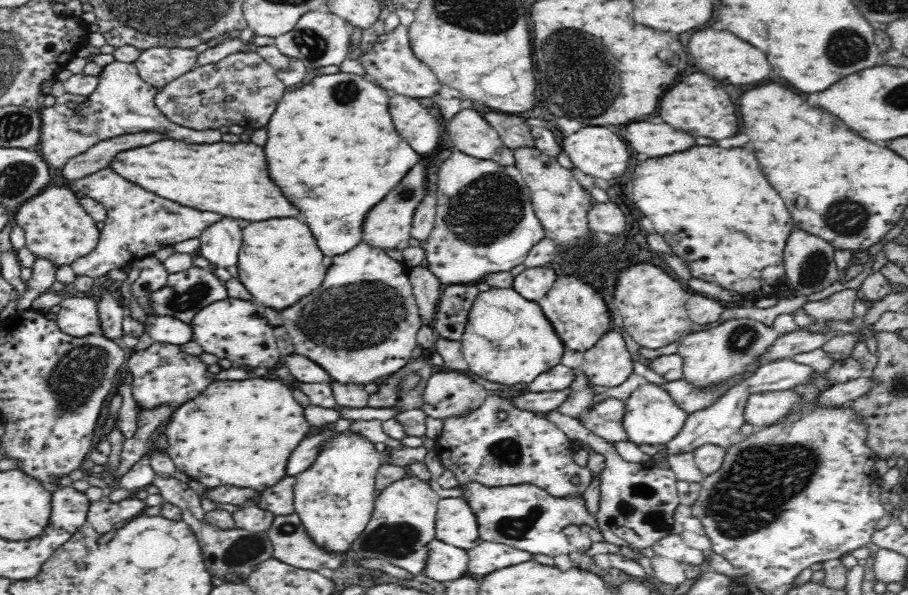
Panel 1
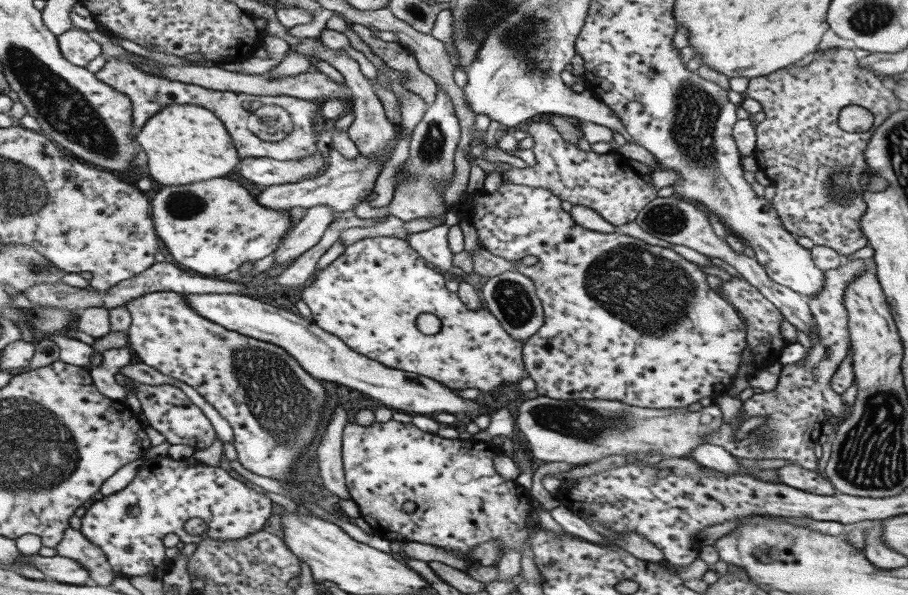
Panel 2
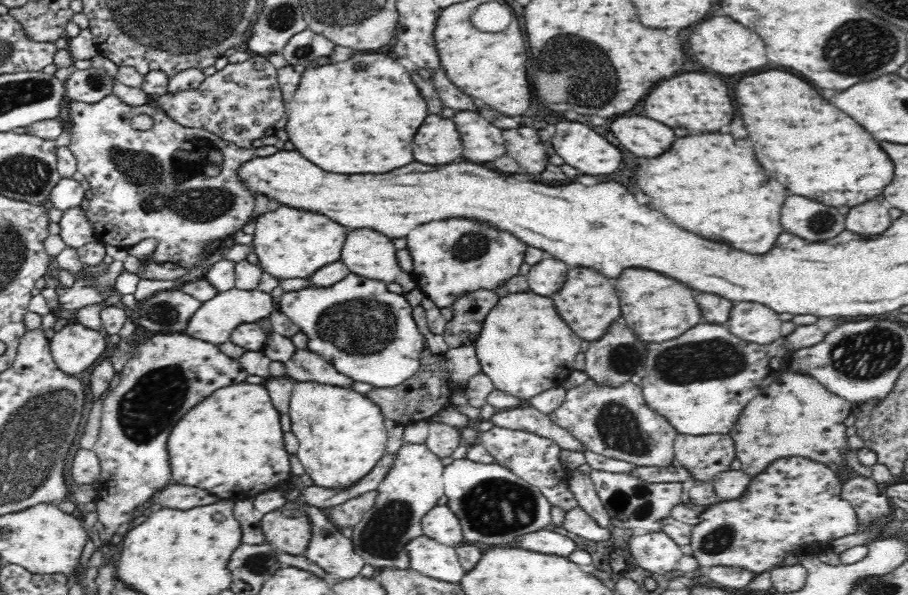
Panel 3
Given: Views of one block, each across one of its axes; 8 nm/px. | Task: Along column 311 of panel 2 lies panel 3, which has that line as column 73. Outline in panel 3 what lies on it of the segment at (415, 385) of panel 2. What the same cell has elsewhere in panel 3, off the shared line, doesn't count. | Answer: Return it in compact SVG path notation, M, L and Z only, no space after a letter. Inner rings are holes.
M75 320L55 332L50 340L50 350L56 365L77 376L104 354L107 341L105 332L87 328Z

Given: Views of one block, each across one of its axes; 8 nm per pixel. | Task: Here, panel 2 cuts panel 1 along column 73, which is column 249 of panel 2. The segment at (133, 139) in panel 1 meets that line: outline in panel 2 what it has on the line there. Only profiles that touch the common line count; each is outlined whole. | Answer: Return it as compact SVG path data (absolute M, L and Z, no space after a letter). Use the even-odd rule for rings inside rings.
M321 151L302 159L279 161L268 157L256 158L248 156L240 161L240 174L244 179L270 187L278 184L296 183L305 180L306 176L316 174L326 166Z

